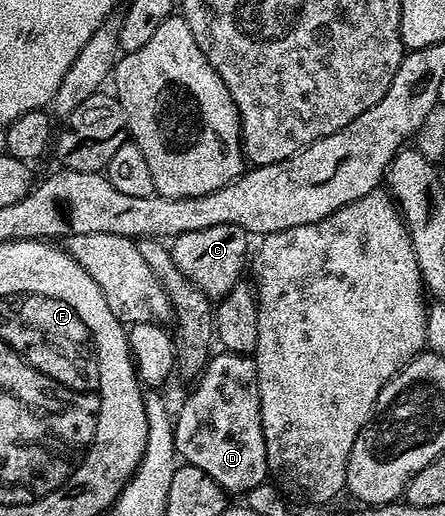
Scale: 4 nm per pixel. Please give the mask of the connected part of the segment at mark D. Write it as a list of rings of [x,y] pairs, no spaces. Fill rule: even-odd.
[[[221,351],[210,356],[209,361],[205,364],[205,370],[202,371],[200,377],[196,378],[193,390],[189,393],[189,398],[181,405],[181,410],[176,410],[175,420],[173,423],[173,442],[177,448],[178,458],[186,465],[194,465],[199,467],[199,471],[207,471],[207,475],[211,475],[211,479],[215,479],[215,483],[219,483],[219,487],[225,490],[226,494],[241,493],[247,495],[255,487],[266,484],[269,477],[269,468],[267,467],[267,447],[263,439],[263,423],[261,422],[261,400],[259,399],[259,379],[257,378],[257,363],[252,356],[244,353],[230,353]]]

